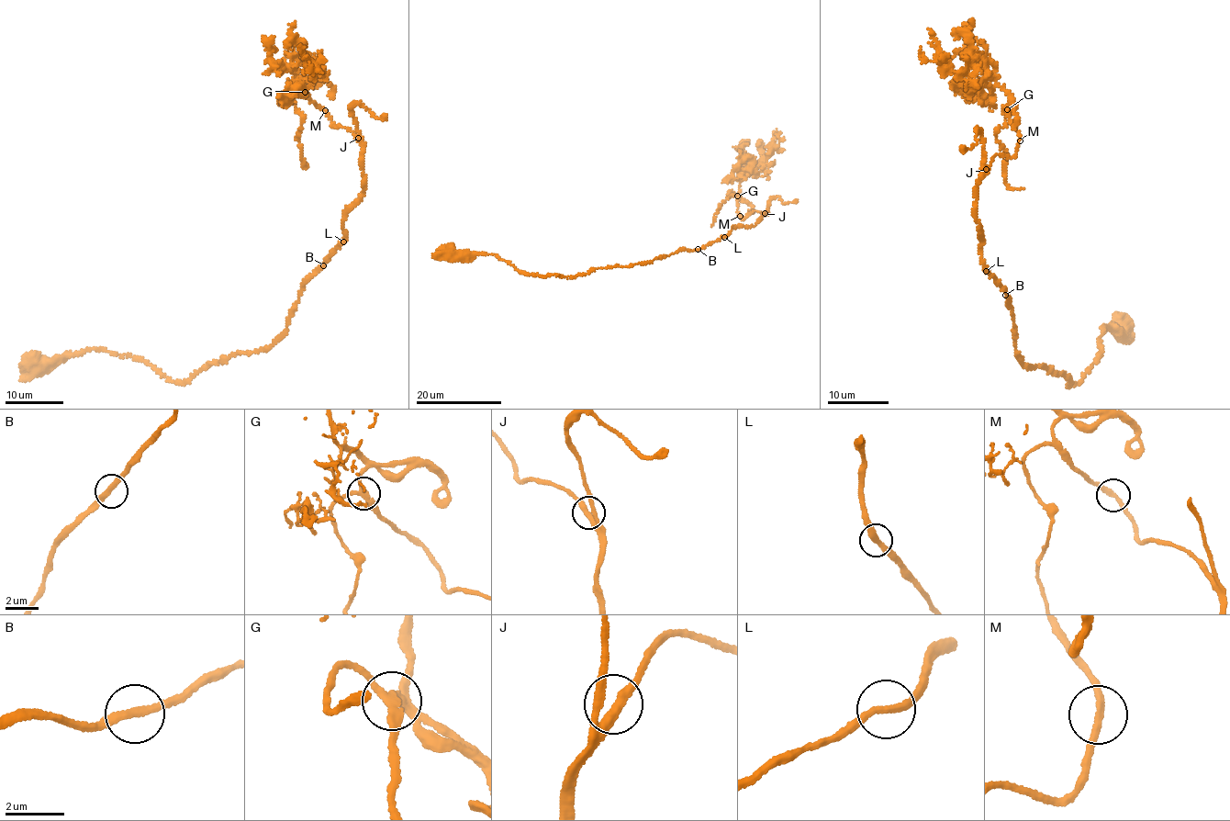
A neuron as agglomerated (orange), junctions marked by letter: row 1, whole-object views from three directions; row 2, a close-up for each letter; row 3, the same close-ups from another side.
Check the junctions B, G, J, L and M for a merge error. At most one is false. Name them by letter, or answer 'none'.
none

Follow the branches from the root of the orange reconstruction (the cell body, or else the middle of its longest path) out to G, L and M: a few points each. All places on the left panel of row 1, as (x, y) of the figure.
G: (320, 264), (345, 237), (345, 210), (363, 191), (363, 151), (354, 133), (335, 126), (324, 109), (305, 92)
L: (320, 264), (342, 241)
M: (320, 264), (345, 237), (345, 210), (357, 200), (363, 186), (361, 144), (350, 129), (334, 125), (324, 110)

